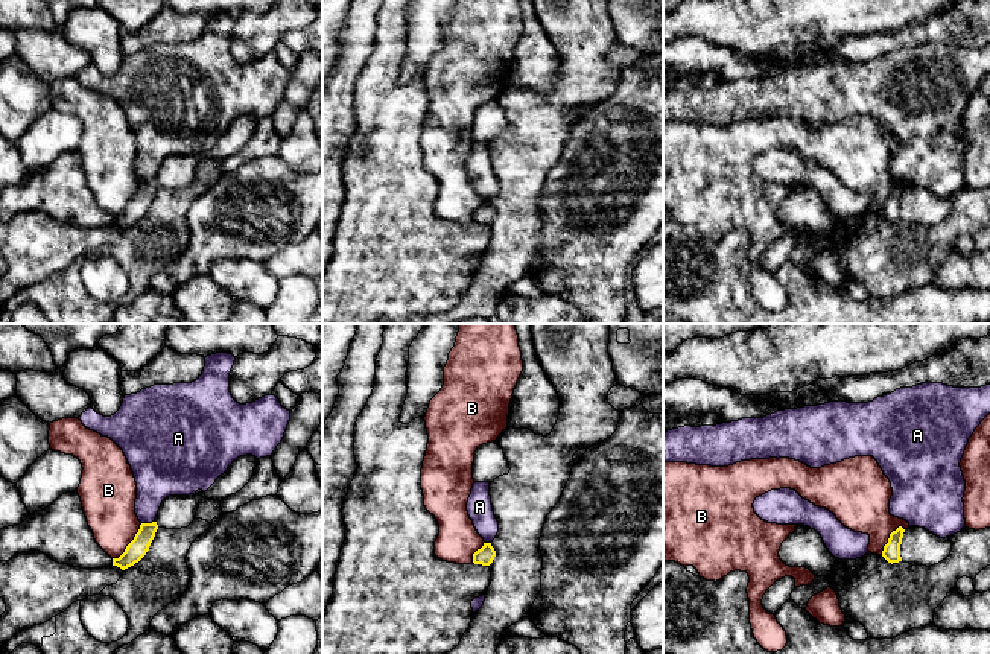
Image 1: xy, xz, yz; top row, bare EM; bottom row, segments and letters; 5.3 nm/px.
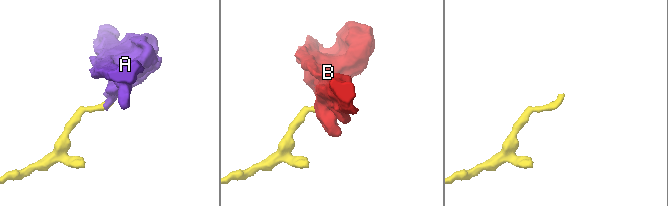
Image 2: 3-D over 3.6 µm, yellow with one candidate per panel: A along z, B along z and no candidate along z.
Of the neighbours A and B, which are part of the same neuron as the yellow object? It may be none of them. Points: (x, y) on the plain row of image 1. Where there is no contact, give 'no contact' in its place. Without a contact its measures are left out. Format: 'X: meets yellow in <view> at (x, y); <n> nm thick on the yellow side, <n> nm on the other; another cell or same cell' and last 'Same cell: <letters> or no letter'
A: meets yellow in xy at (148, 183); 100 nm thick on the yellow side, 220 nm on the other; another cell
B: meets yellow in xy at (130, 203); 100 nm thick on the yellow side, 280 nm on the other; another cell
Same cell: no letter

